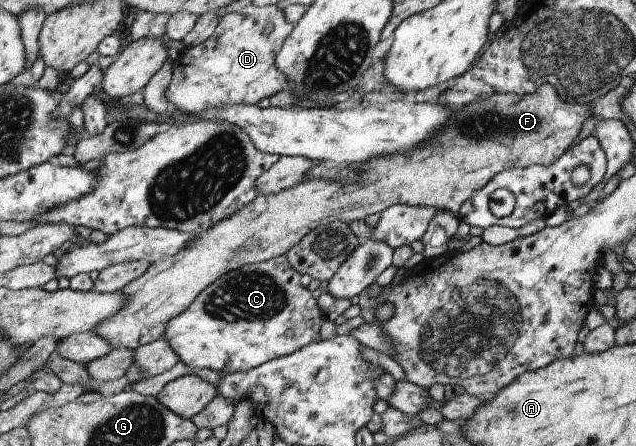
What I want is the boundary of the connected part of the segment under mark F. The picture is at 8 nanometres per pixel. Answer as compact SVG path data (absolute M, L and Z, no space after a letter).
M549 83L542 84L533 94L530 95L518 95L515 93L497 93L488 97L481 96L480 99L474 100L469 104L463 105L462 109L452 108L450 119L445 121L445 124L441 125L441 128L434 132L434 135L424 143L421 143L416 149L412 150L412 153L393 153L392 155L379 155L373 157L368 161L362 162L360 165L351 165L351 168L355 168L354 172L360 176L361 180L356 183L348 183L347 181L338 181L337 179L326 179L321 177L318 179L309 179L303 181L298 185L292 186L291 188L282 190L275 194L263 194L259 193L246 207L240 208L237 212L232 215L225 217L220 220L217 224L213 224L211 228L208 228L205 232L192 238L190 243L187 243L183 248L179 249L176 255L163 257L162 259L156 260L154 263L151 262L149 268L135 280L128 282L121 290L120 293L125 297L127 301L120 311L117 311L114 315L109 318L102 320L99 324L93 327L91 333L100 336L103 340L106 340L110 344L111 349L115 348L131 348L135 350L138 346L152 343L159 338L163 337L166 324L174 316L181 314L186 311L186 308L197 298L198 294L201 294L205 288L207 288L214 280L217 280L222 274L228 273L229 271L237 270L245 265L251 263L260 263L273 257L285 255L286 252L293 248L305 235L308 235L314 228L331 224L333 221L340 220L346 223L351 223L352 220L365 220L367 216L375 214L375 212L382 213L386 208L392 207L393 205L417 205L422 207L433 207L438 211L451 211L453 214L458 214L461 205L480 188L483 188L485 184L489 182L497 173L500 173L503 169L520 168L524 169L533 165L552 165L560 156L565 154L565 151L569 149L569 146L573 144L573 140L579 136L581 127L587 117L592 115L590 104L582 105L579 103L570 103L564 101L558 92L554 89L553 85Z

